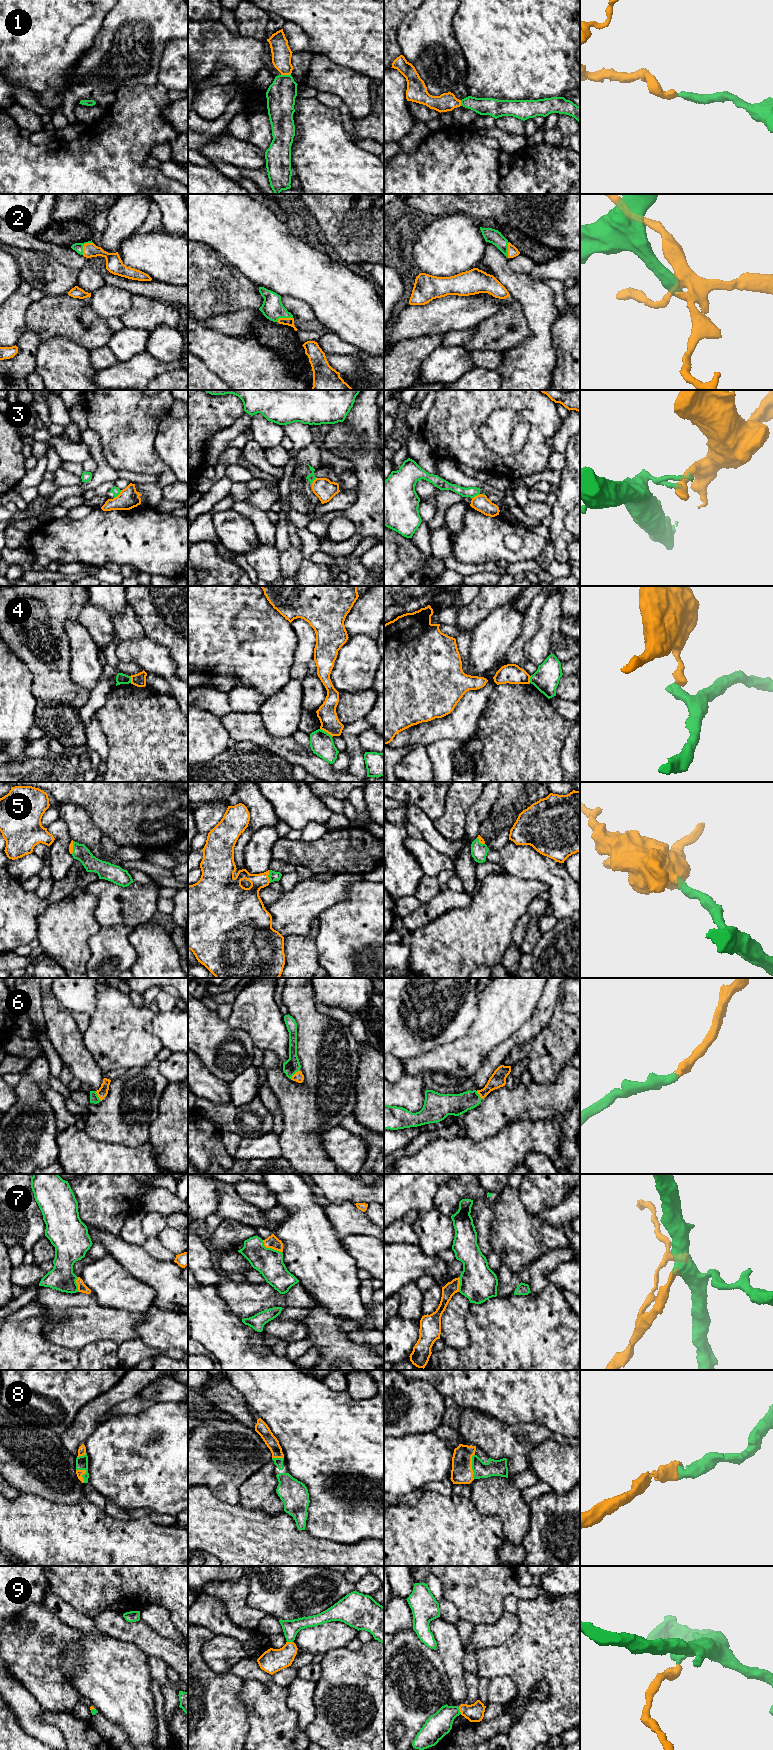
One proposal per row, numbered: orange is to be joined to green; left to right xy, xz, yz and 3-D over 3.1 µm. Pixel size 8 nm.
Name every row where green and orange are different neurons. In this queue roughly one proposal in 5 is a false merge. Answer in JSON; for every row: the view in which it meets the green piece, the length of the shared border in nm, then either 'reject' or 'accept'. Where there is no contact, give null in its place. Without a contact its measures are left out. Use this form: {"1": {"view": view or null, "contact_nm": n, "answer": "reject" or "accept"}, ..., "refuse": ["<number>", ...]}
{"1": {"view": "xz", "contact_nm": 80, "answer": "accept"}, "2": {"view": "xy", "contact_nm": 130, "answer": "accept"}, "3": {"view": "xz", "contact_nm": 100, "answer": "reject"}, "4": {"view": "xz", "contact_nm": 120, "answer": "reject"}, "5": {"view": "xz", "contact_nm": 110, "answer": "accept"}, "6": {"view": "xz", "contact_nm": 100, "answer": "accept"}, "7": {"view": "xz", "contact_nm": 190, "answer": "accept"}, "8": {"view": "yz", "contact_nm": 200, "answer": "accept"}, "9": {"view": "yz", "contact_nm": 60, "answer": "accept"}, "refuse": ["3", "4"]}

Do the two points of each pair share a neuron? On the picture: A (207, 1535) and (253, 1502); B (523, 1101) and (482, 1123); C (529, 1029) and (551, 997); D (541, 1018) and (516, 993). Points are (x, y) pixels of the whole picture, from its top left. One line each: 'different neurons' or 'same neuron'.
A: different neurons
B: same neuron
C: same neuron
D: different neurons

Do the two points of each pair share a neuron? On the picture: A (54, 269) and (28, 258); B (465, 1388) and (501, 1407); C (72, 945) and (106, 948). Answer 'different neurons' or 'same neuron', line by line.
A: same neuron
B: same neuron
C: different neurons

